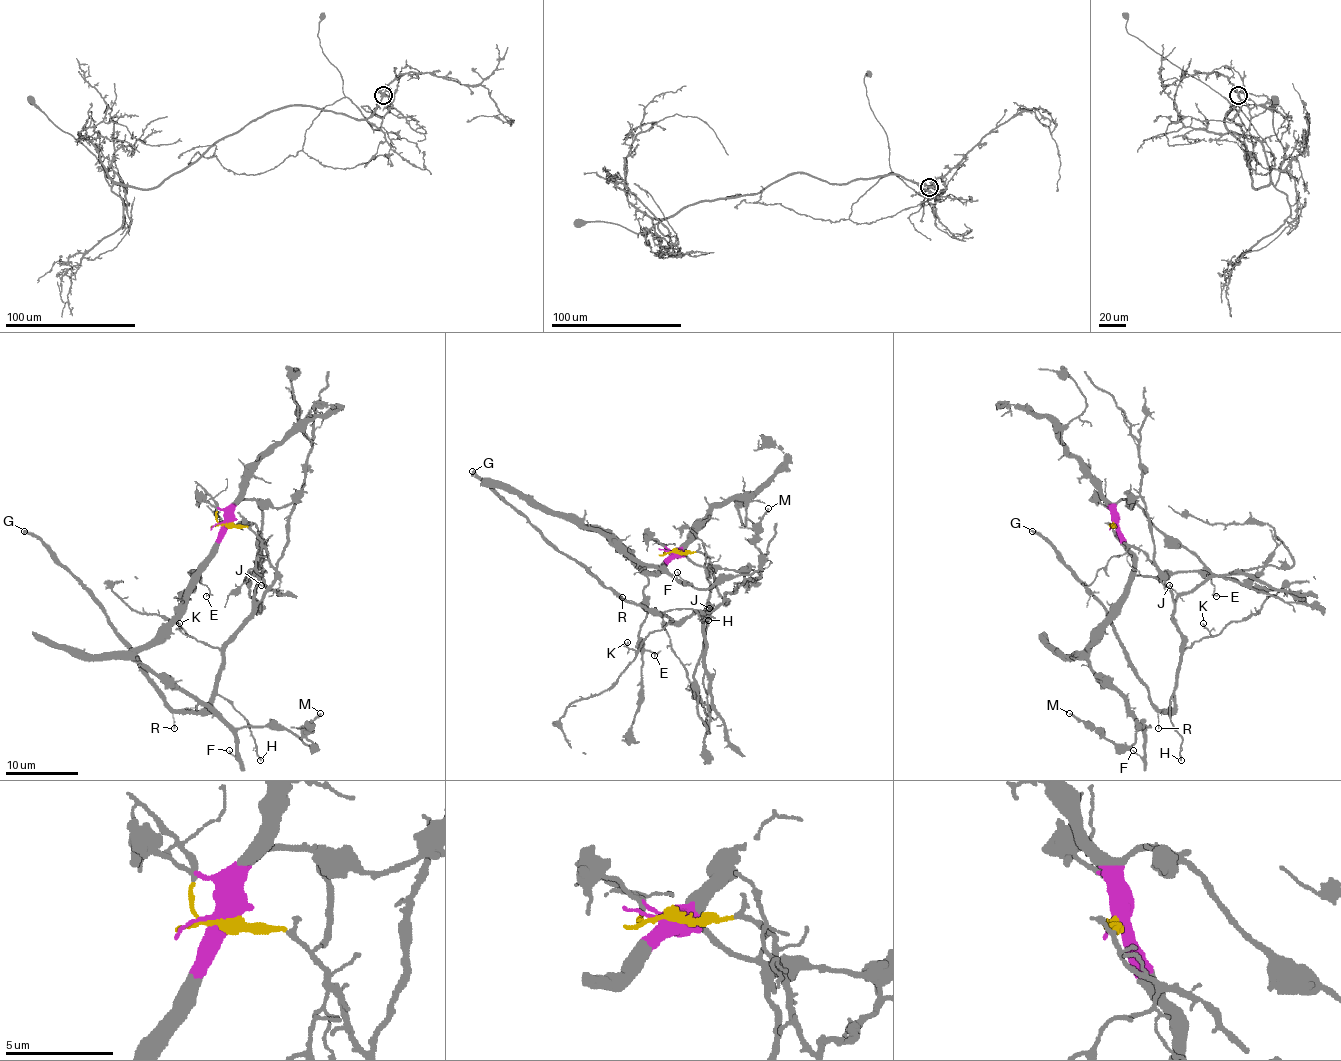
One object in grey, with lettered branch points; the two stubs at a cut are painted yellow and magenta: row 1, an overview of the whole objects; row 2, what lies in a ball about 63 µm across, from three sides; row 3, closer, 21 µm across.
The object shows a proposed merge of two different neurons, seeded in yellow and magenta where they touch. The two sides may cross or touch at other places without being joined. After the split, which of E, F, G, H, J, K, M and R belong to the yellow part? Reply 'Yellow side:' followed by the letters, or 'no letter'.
Yellow side: G, H, J, K, R

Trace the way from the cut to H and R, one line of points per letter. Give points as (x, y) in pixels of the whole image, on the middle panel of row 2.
H: (675, 553), (702, 551), (723, 599), (711, 611), (675, 620), (665, 613), (689, 608), (709, 620)
R: (675, 553), (702, 551), (709, 559), (714, 588), (723, 597), (711, 611), (673, 620), (622, 597)

